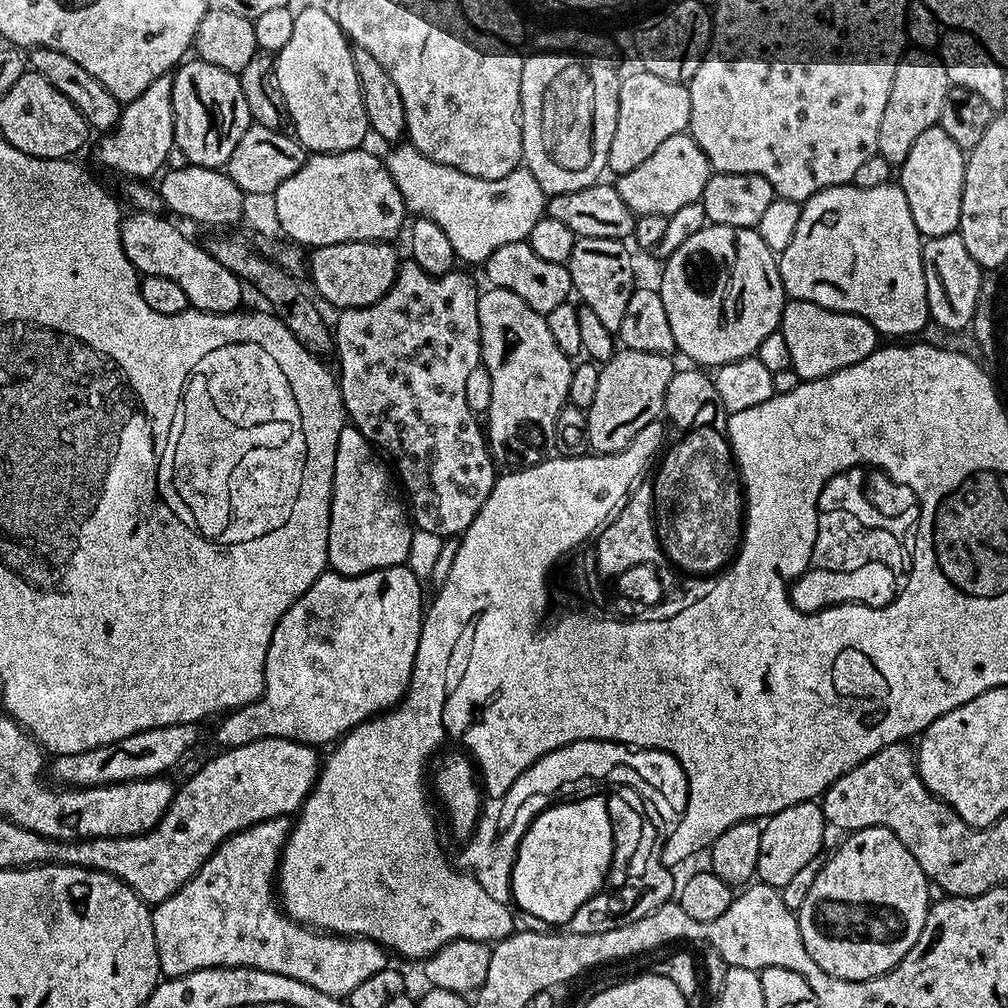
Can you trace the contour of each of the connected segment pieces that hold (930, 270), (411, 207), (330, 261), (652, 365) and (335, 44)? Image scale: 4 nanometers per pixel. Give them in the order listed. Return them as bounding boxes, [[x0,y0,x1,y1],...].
[[920,231,982,329],[386,142,546,265],[311,240,402,310],[586,348,674,453],[275,8,370,154]]

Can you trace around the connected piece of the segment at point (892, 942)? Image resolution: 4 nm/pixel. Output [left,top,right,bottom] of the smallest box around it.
[798,828,930,980]

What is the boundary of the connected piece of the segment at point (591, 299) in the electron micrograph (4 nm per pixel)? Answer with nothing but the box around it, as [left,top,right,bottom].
[567,236,637,334]

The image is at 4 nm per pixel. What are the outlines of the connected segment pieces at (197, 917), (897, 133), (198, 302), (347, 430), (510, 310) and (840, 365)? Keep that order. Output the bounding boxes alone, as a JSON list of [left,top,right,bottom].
[[151,816,389,998],[878,54,950,166],[120,210,242,312],[328,426,414,576],[478,287,573,470],[779,300,878,381]]

